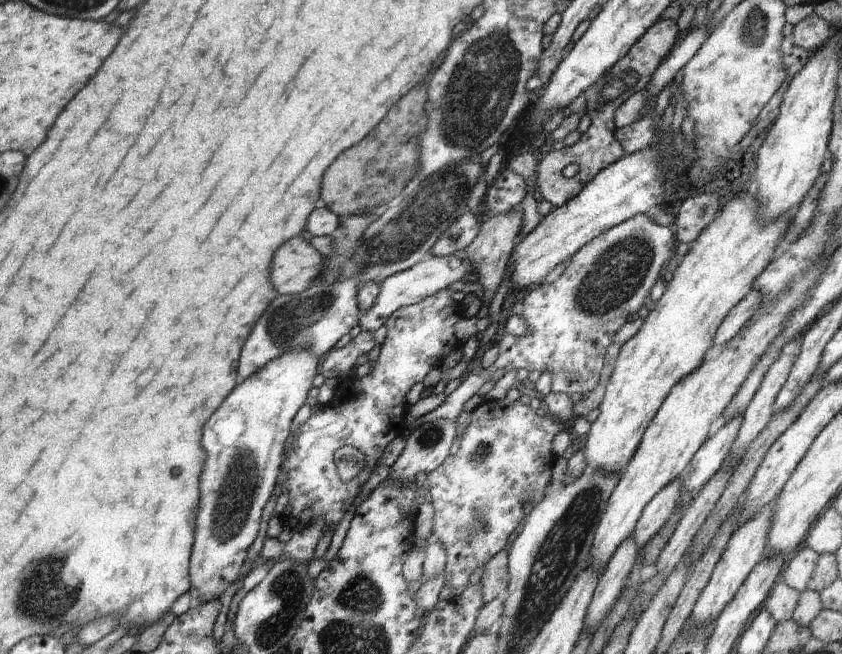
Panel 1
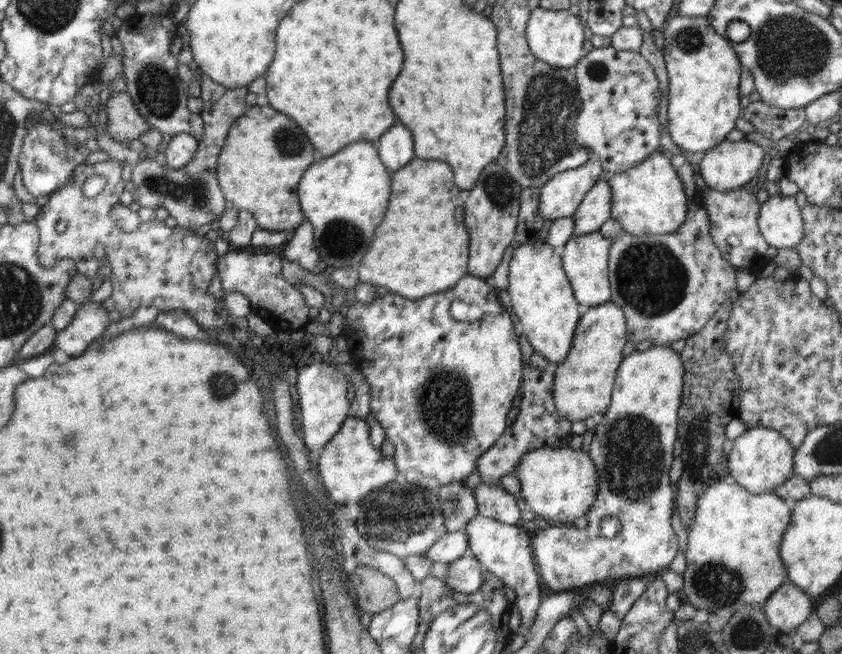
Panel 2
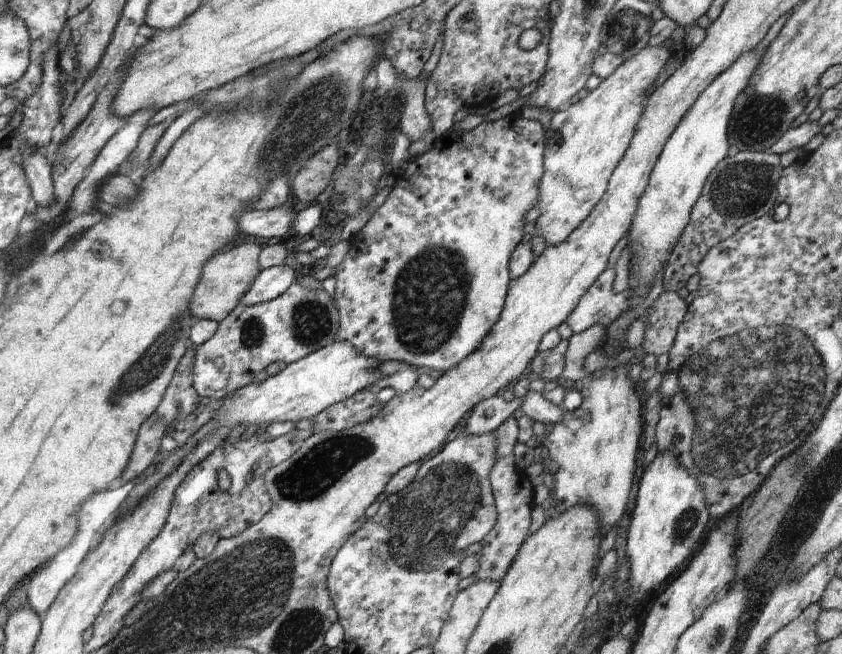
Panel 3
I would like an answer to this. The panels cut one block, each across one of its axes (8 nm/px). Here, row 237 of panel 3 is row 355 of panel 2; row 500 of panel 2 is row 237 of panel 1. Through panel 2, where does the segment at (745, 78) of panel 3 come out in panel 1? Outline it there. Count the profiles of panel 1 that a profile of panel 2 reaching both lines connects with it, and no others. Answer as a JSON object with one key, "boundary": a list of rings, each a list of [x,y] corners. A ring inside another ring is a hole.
{"boundary":[[[650,214],[634,215],[593,238],[570,257],[569,265],[556,281],[548,283],[544,280],[541,284],[535,285],[534,289],[528,290],[524,297],[522,313],[527,324],[527,333],[522,336],[514,336],[510,333],[497,335],[499,353],[494,363],[485,367],[485,371],[480,375],[466,373],[458,388],[448,395],[439,407],[421,416],[418,424],[423,425],[436,419],[456,420],[466,400],[478,394],[480,387],[489,381],[498,369],[505,372],[520,370],[520,368],[526,368],[528,372],[547,369],[552,379],[551,390],[555,393],[567,394],[569,397],[571,394],[584,396],[593,391],[599,383],[606,351],[613,343],[614,334],[627,322],[628,316],[632,316],[642,308],[644,298],[660,277],[660,270],[665,266],[664,262],[675,256],[677,246],[678,240],[675,238],[673,226],[663,227],[656,224]],[[572,373],[579,376],[575,382],[569,378]]]}

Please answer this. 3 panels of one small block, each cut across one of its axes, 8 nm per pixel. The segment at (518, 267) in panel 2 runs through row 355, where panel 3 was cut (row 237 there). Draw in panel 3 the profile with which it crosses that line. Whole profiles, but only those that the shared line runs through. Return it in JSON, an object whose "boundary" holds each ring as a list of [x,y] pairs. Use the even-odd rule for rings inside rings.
{"boundary":[[[647,45],[641,52],[638,52],[635,56],[632,56],[627,62],[624,62],[621,66],[618,66],[617,70],[614,70],[614,73],[611,76],[608,76],[606,79],[602,79],[602,83],[596,90],[590,91],[588,96],[576,104],[570,106],[565,112],[554,113],[550,125],[551,127],[545,132],[544,139],[546,141],[546,148],[544,154],[544,173],[541,177],[538,190],[538,205],[540,207],[540,216],[536,222],[536,231],[535,234],[540,236],[546,241],[546,247],[558,246],[562,242],[566,241],[566,238],[570,237],[570,234],[574,233],[574,230],[588,218],[592,213],[592,210],[598,205],[598,202],[604,197],[606,193],[610,178],[612,177],[612,172],[618,167],[618,164],[622,161],[622,158],[625,156],[625,153],[630,147],[632,138],[634,137],[637,123],[641,118],[641,115],[644,111],[644,104],[646,103],[646,94],[654,90],[653,83],[655,82],[658,74],[663,70],[663,67],[669,62],[672,56],[672,51],[666,48],[660,47],[650,47]]]}

